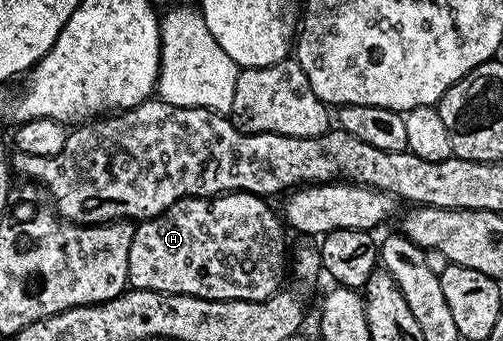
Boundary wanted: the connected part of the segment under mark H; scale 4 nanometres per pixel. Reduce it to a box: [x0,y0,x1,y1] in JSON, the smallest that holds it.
[128,191,288,299]

